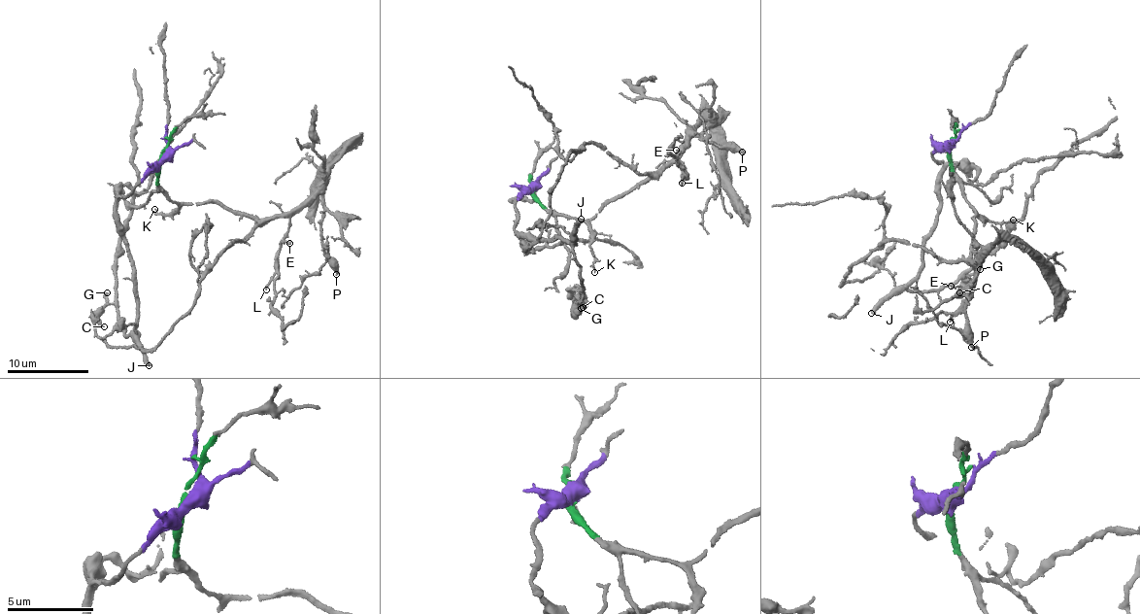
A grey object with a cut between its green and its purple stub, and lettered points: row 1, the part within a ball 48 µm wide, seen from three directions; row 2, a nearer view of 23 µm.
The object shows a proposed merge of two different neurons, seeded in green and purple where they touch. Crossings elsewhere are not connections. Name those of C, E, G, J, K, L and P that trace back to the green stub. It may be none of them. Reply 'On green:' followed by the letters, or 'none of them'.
On green: E, K, L, P

